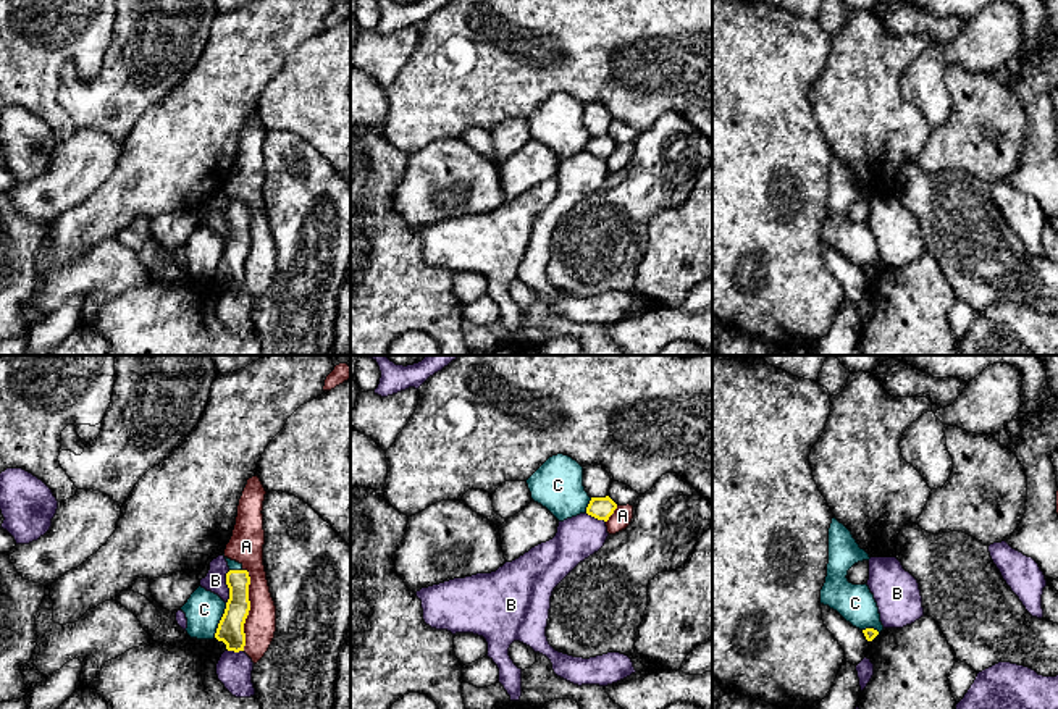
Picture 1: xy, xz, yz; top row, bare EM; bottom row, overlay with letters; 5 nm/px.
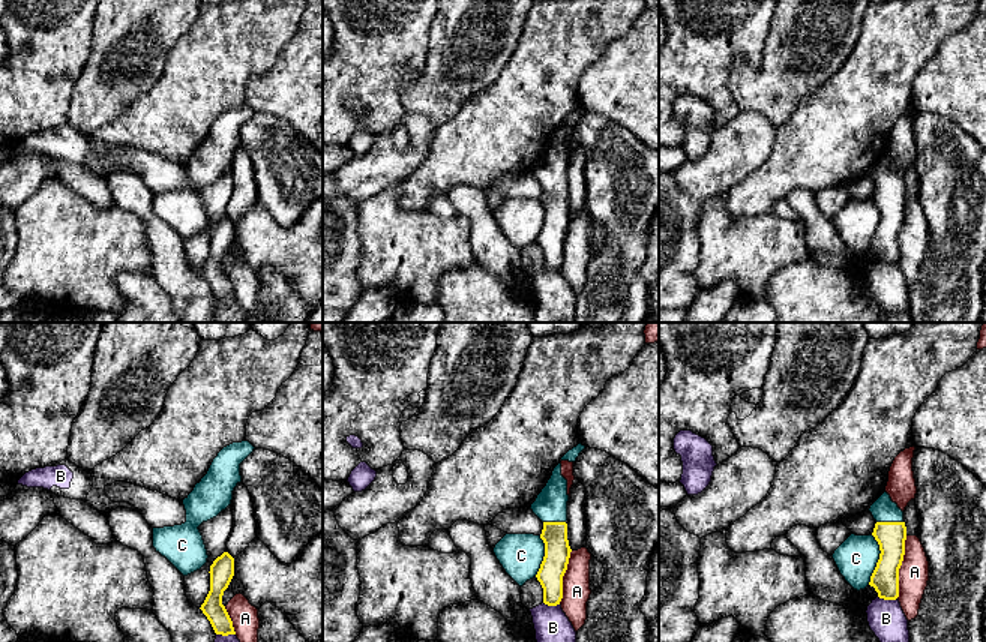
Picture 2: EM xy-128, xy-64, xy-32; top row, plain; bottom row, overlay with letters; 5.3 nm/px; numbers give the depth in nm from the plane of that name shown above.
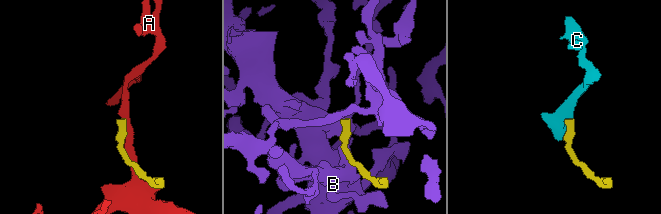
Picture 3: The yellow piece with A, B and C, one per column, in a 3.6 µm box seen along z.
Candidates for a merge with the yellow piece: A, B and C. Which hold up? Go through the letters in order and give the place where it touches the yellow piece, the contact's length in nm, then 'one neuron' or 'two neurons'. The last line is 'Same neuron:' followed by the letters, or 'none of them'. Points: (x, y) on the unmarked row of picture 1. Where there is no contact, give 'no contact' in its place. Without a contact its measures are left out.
A: xy (249, 247) | 400 nm | two neurons
B: xy (228, 225) | 170 nm | two neurons
C: xy (220, 259) | 190 nm | one neuron
Same neuron: C

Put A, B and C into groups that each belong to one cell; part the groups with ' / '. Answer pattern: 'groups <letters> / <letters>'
groups A / B / C

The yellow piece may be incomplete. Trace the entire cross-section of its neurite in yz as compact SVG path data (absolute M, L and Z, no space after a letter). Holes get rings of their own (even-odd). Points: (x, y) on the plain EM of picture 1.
M833 155L829 166L829 202L821 242L837 249L859 266L867 279L872 279L884 268L874 233L866 221L853 223L846 216L854 202L869 197L851 170Z

